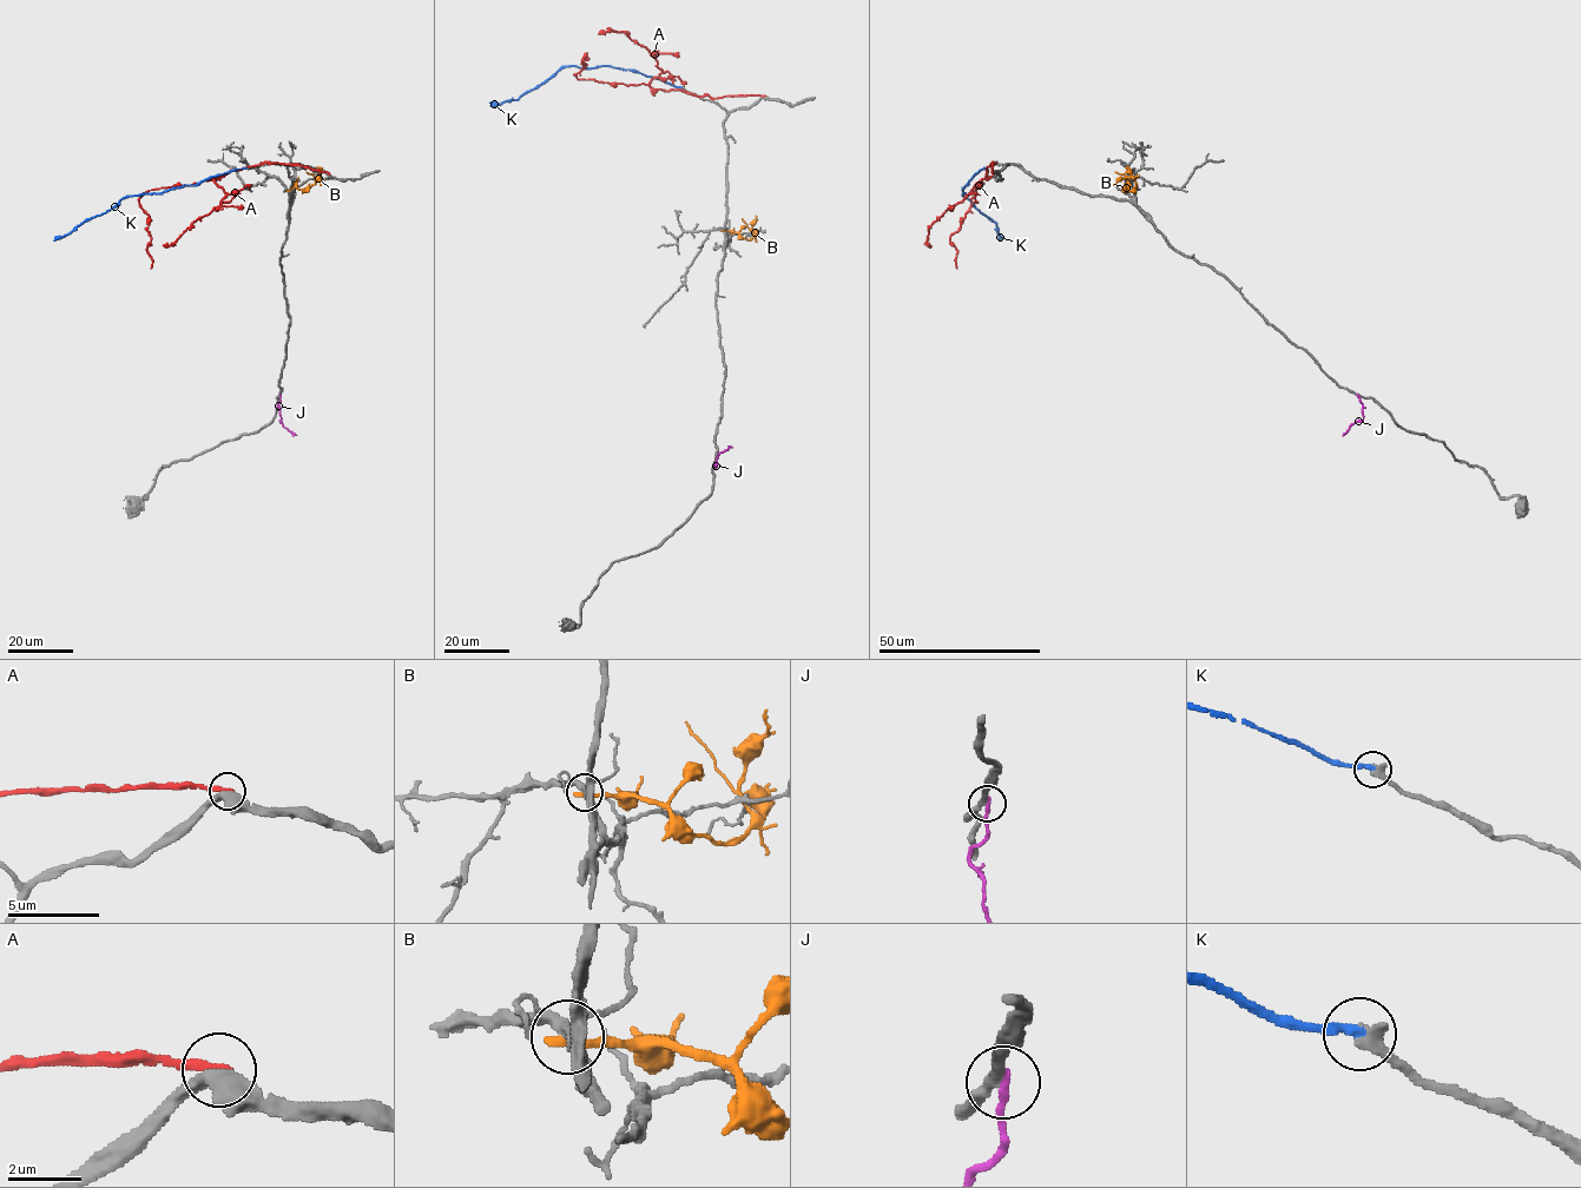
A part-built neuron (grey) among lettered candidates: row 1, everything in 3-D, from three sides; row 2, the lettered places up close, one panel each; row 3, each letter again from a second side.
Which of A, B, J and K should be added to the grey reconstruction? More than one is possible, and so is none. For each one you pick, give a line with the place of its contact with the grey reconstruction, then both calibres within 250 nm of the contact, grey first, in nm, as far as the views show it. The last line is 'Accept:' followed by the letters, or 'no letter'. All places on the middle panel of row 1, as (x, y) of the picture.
K: (682, 87) | 360/280 nm
Accept: K

